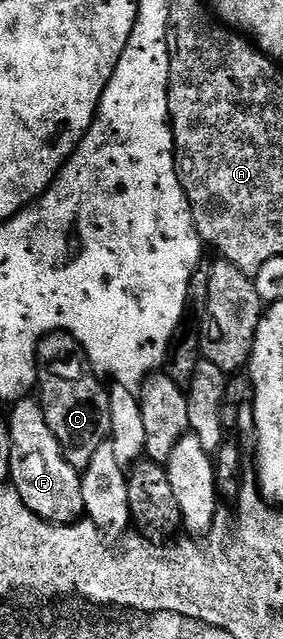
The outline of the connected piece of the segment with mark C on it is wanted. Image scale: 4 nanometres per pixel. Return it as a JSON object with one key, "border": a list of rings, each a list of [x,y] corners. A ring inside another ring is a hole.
{"border":[[[55,332],[46,334],[39,340],[36,394],[42,404],[44,420],[48,424],[48,428],[52,428],[52,436],[56,436],[68,464],[72,464],[72,468],[79,472],[86,470],[88,464],[92,464],[92,456],[96,456],[96,452],[101,446],[107,445],[108,439],[111,437],[110,394],[97,380],[99,381],[88,369],[86,353],[83,352],[82,345],[71,334]]]}

